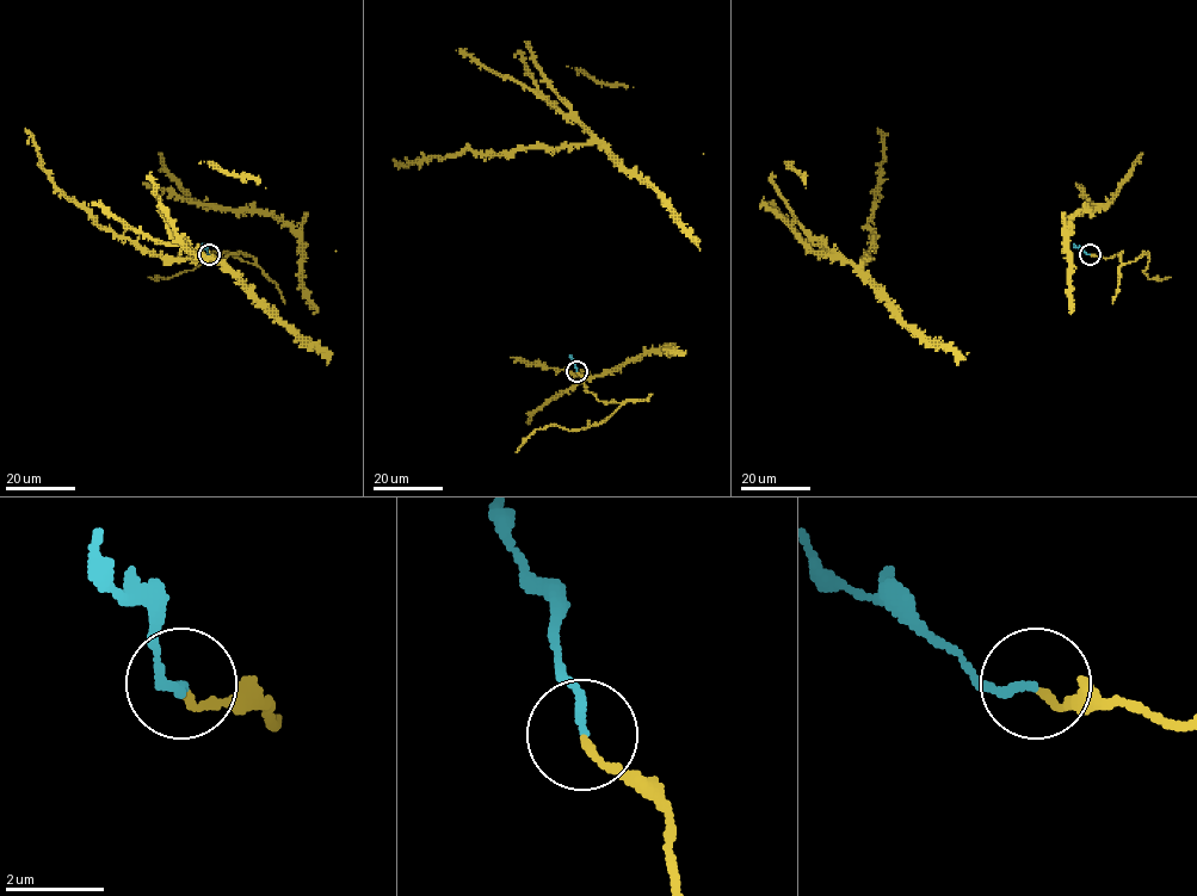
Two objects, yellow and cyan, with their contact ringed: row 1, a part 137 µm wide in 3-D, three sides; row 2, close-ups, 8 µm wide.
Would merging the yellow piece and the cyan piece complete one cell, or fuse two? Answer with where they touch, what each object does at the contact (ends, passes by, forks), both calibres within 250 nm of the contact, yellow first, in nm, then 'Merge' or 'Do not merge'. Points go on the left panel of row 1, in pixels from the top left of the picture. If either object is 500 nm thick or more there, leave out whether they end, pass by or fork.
Place: (209, 254). At the ring yellow ends. At the ring cyan ends. Thickness 130 nm (yellow) against 170 nm. Merge

